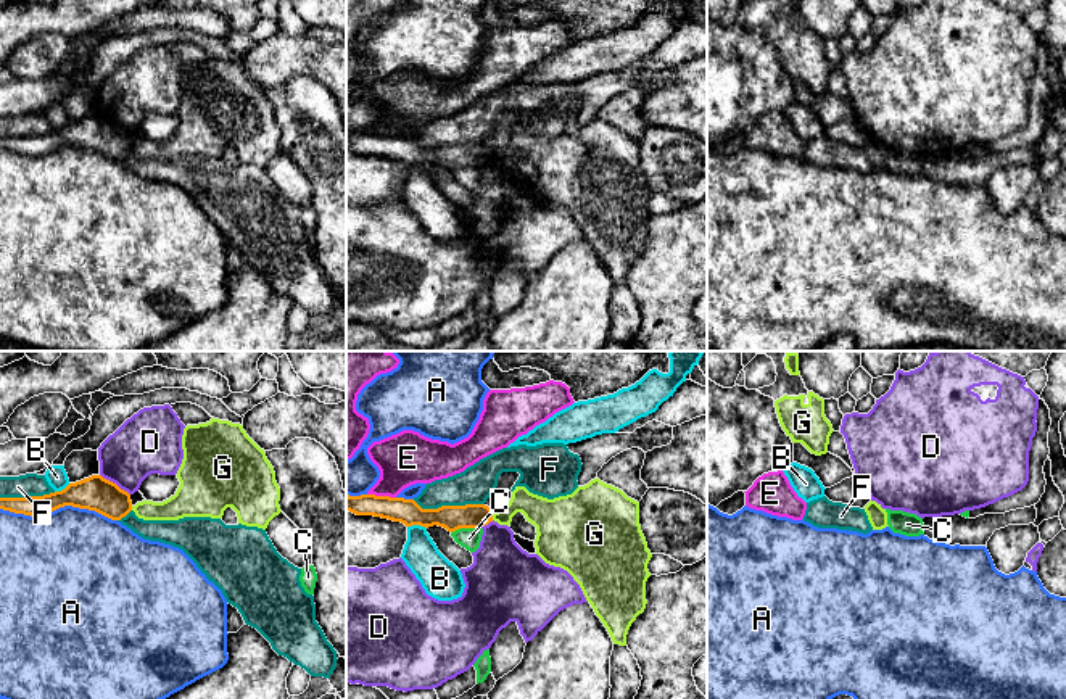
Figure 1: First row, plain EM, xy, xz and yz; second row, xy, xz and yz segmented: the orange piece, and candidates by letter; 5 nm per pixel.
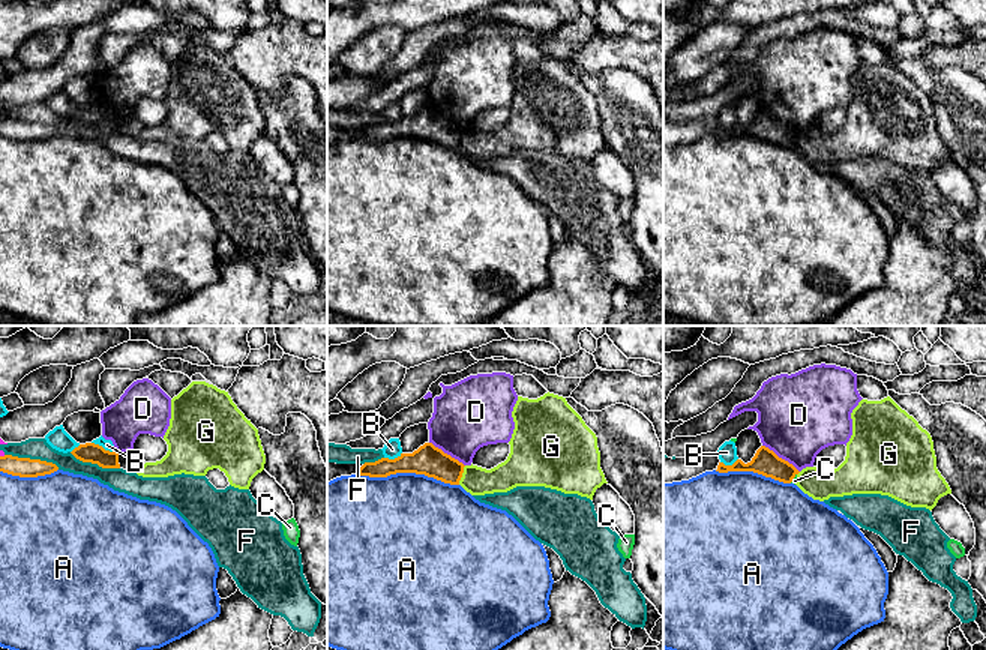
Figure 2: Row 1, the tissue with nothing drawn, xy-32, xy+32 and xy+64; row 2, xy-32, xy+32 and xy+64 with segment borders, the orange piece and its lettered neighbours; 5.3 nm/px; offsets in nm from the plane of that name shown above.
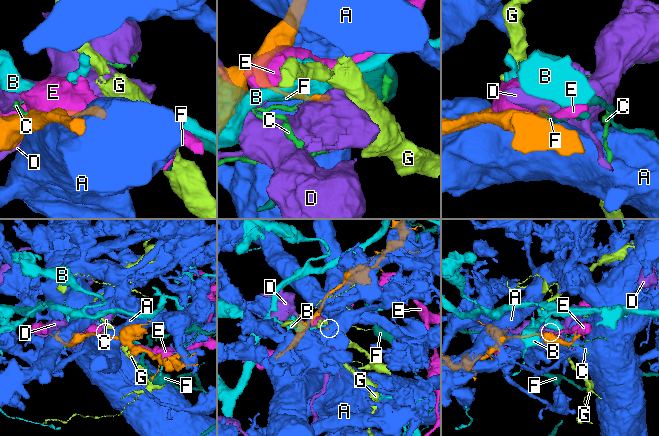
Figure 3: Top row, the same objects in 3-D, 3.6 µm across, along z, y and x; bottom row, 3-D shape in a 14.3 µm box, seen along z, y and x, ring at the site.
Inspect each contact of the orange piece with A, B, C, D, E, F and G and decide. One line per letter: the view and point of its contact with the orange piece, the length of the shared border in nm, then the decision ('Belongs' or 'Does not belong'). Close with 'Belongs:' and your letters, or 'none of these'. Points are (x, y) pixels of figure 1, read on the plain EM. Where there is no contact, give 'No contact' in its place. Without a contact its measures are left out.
A: Touches orange at xy (58, 147). Shared border 600 nm. Does not belong
B: Touches orange at xz (417, 163). Shared border 100 nm. Does not belong
C: Touches orange at xz (466, 166). Shared border 160 nm. Does not belong
D: Touches orange at xy (115, 123). Shared border 190 nm. Does not belong
E: Touches orange at xz (382, 136). Shared border 150 nm. Does not belong
F: Touches orange at xz (448, 145). Shared border 360 nm. Does not belong
G: Touches orange at xz (491, 157). Shared border 30 nm. Does not belong
Belongs: none of these

